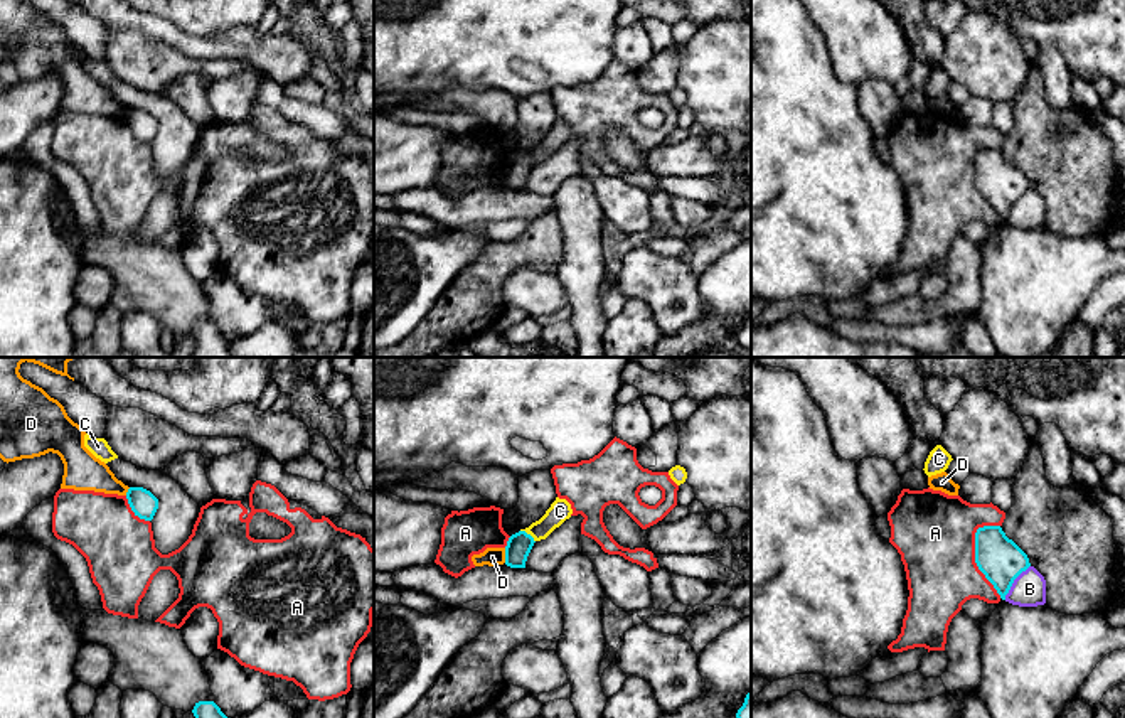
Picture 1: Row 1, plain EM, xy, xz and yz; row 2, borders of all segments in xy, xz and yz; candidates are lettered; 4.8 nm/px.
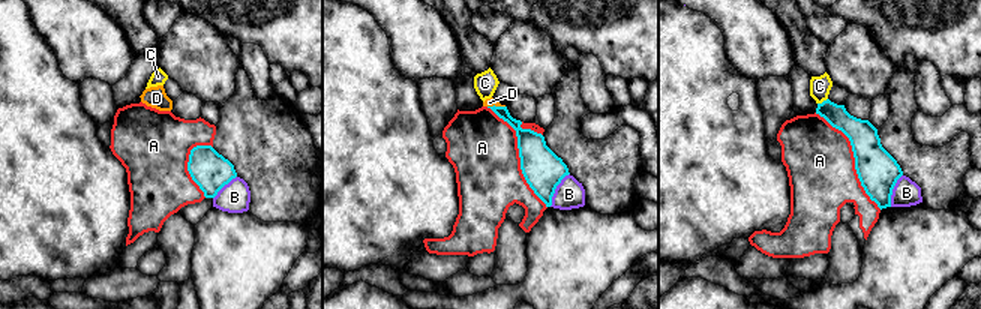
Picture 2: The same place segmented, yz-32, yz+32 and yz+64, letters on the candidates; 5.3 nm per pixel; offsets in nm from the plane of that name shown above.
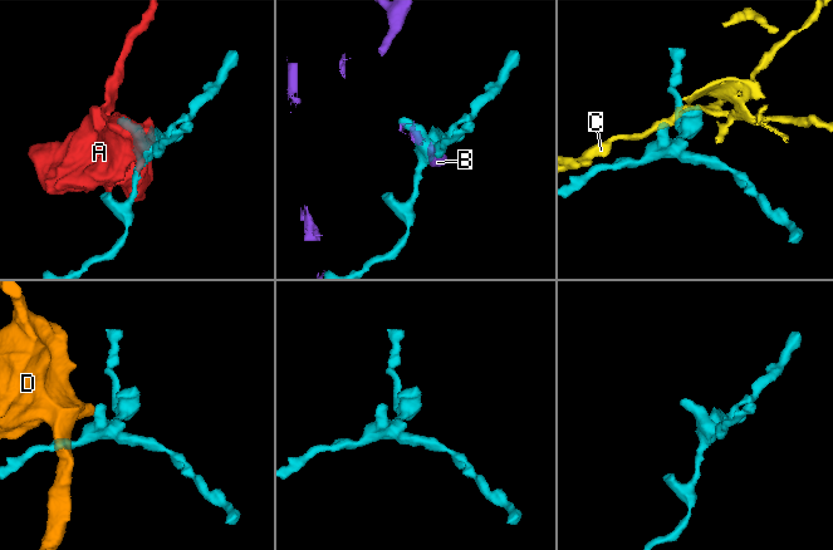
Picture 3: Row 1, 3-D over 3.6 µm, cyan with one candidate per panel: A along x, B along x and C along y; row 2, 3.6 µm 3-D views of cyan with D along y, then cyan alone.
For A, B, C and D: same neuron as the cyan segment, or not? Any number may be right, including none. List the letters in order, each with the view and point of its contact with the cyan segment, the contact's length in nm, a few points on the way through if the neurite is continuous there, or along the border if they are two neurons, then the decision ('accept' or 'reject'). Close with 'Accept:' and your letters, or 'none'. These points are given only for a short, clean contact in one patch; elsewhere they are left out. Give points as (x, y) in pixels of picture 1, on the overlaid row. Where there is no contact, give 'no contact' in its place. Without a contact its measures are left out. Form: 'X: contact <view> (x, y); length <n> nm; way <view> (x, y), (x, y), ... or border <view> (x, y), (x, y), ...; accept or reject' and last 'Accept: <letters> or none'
A: contact yz (975, 560); length 360 nm; reject
B: contact yz (1013, 582); length 200 nm; reject
C: contact xz (529, 535); length 90 nm; border xz (521, 530), (534, 541); reject
D: contact xz (506, 555); length 70 nm; border xz (504, 548), (506, 562); reject
Accept: none

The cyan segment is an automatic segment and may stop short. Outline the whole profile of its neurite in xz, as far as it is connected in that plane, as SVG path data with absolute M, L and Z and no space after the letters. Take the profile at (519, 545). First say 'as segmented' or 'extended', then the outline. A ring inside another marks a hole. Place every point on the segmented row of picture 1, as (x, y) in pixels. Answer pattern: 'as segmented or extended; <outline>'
as segmented; M525 531L512 534L505 546L505 565L510 568L525 568L534 543L534 538Z

